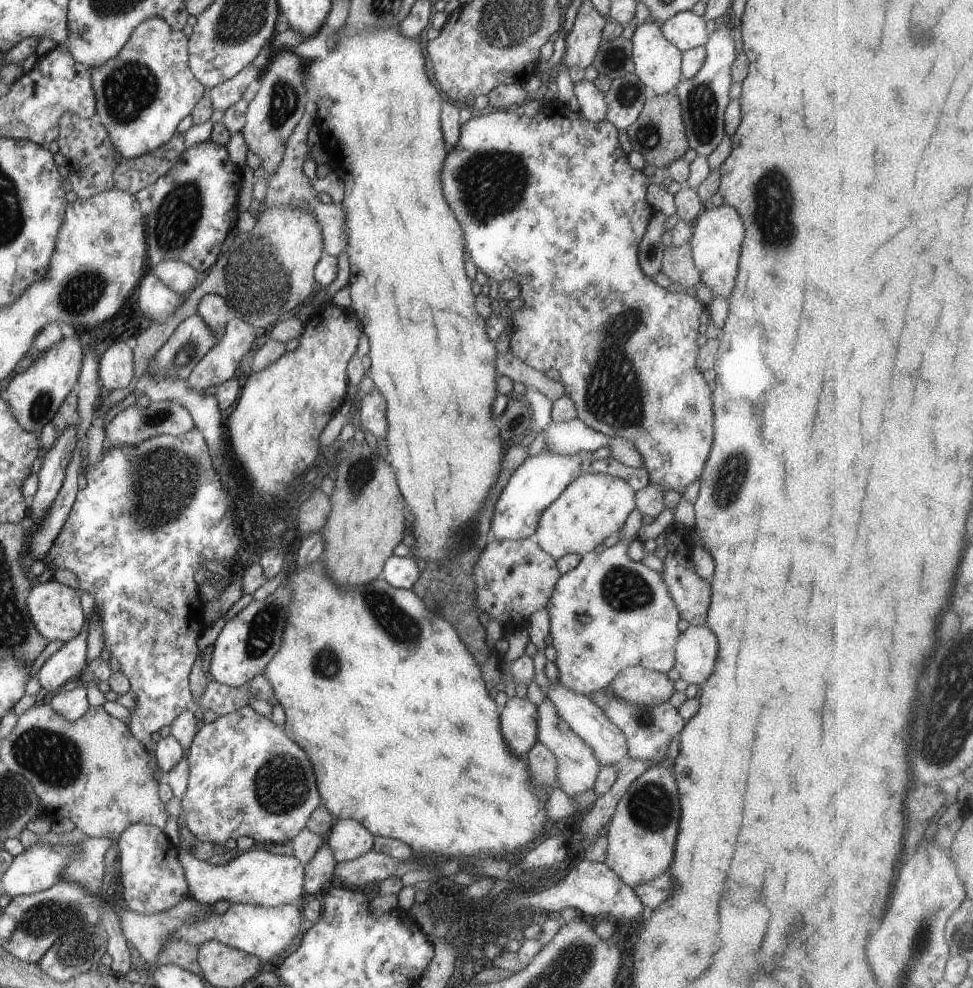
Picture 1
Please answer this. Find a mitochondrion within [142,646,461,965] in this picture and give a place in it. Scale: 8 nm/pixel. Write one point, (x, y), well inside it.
(282, 785)

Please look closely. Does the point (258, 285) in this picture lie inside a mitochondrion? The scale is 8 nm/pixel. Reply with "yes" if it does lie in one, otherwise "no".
yes

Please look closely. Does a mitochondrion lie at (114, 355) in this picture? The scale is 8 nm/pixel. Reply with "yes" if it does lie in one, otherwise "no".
no

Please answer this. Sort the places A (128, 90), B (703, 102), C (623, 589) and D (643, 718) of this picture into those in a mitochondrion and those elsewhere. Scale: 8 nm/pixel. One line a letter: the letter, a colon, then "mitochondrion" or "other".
A: mitochondrion
B: mitochondrion
C: mitochondrion
D: mitochondrion

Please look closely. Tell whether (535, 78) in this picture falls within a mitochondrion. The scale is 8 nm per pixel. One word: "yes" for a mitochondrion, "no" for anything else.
no

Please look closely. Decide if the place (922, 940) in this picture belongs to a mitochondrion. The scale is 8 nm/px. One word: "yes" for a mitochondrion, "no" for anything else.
yes

